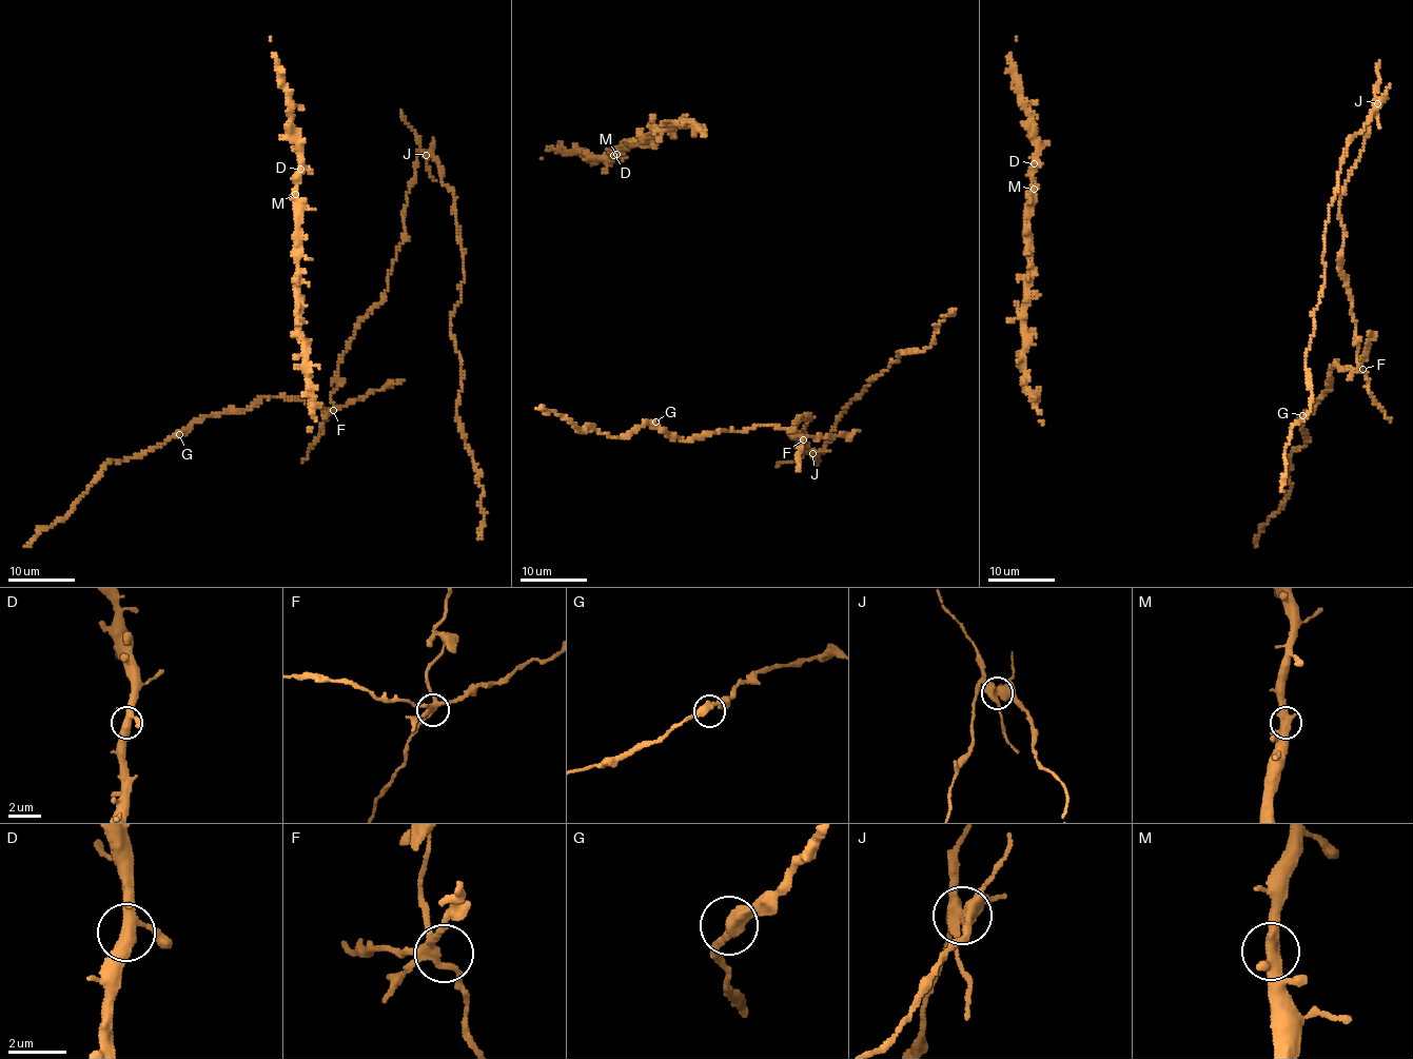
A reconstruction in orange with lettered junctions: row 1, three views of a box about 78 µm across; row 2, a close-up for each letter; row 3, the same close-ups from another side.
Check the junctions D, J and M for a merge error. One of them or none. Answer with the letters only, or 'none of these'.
J

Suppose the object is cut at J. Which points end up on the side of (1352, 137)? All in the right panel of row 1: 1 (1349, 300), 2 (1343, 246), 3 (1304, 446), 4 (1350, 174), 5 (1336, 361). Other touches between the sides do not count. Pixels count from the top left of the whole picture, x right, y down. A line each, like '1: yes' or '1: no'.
1: no
2: no
3: no
4: no
5: no

